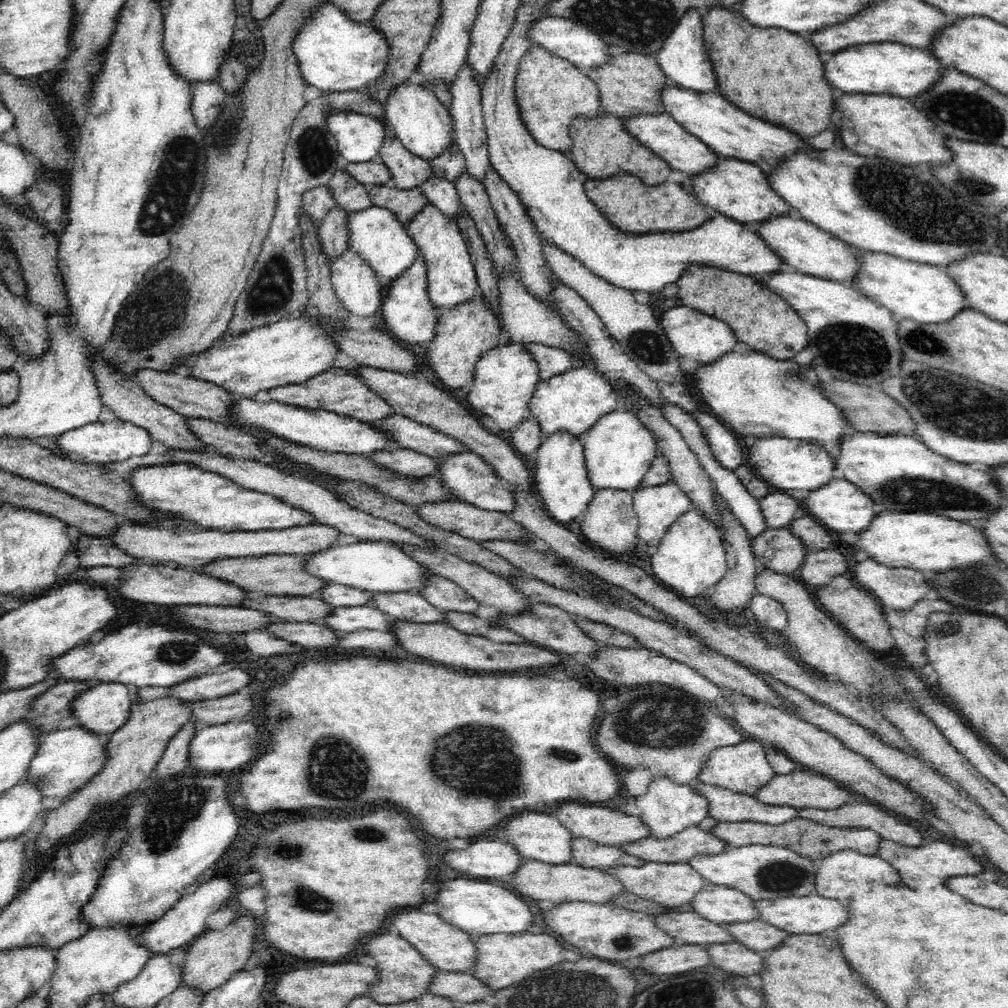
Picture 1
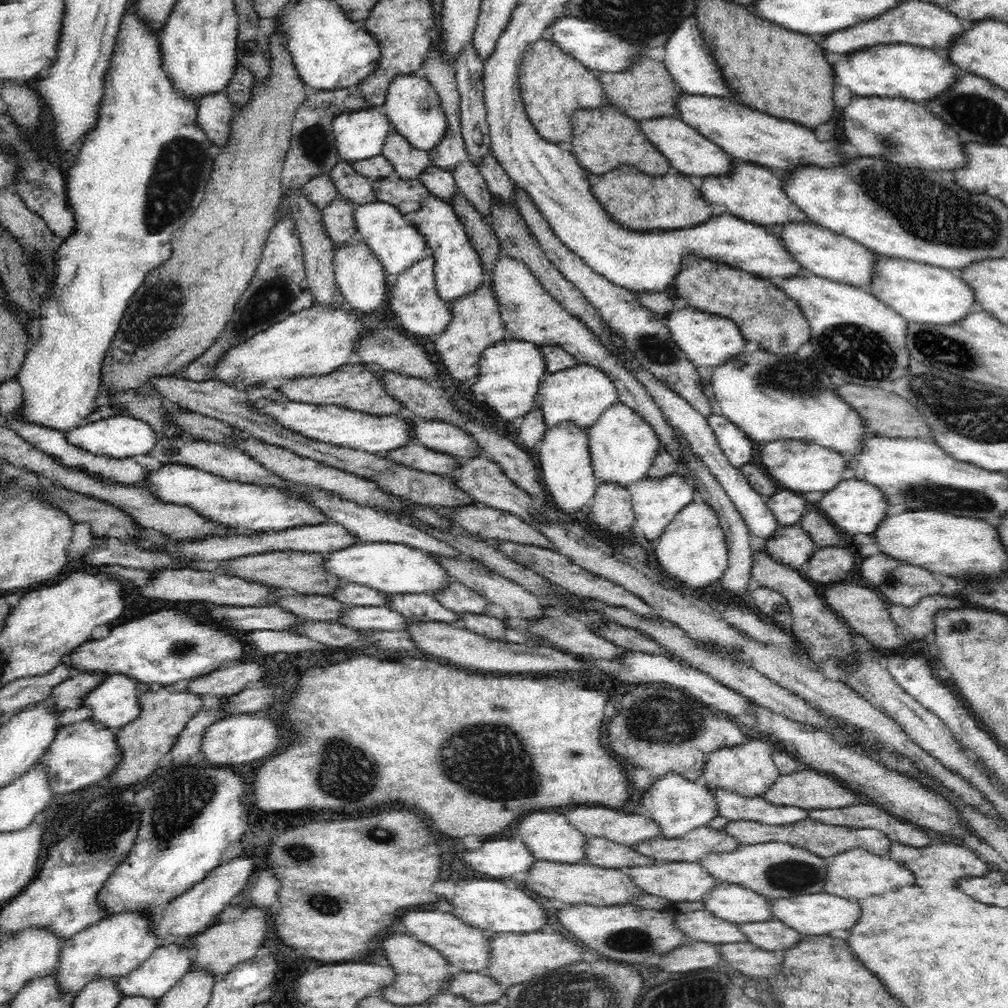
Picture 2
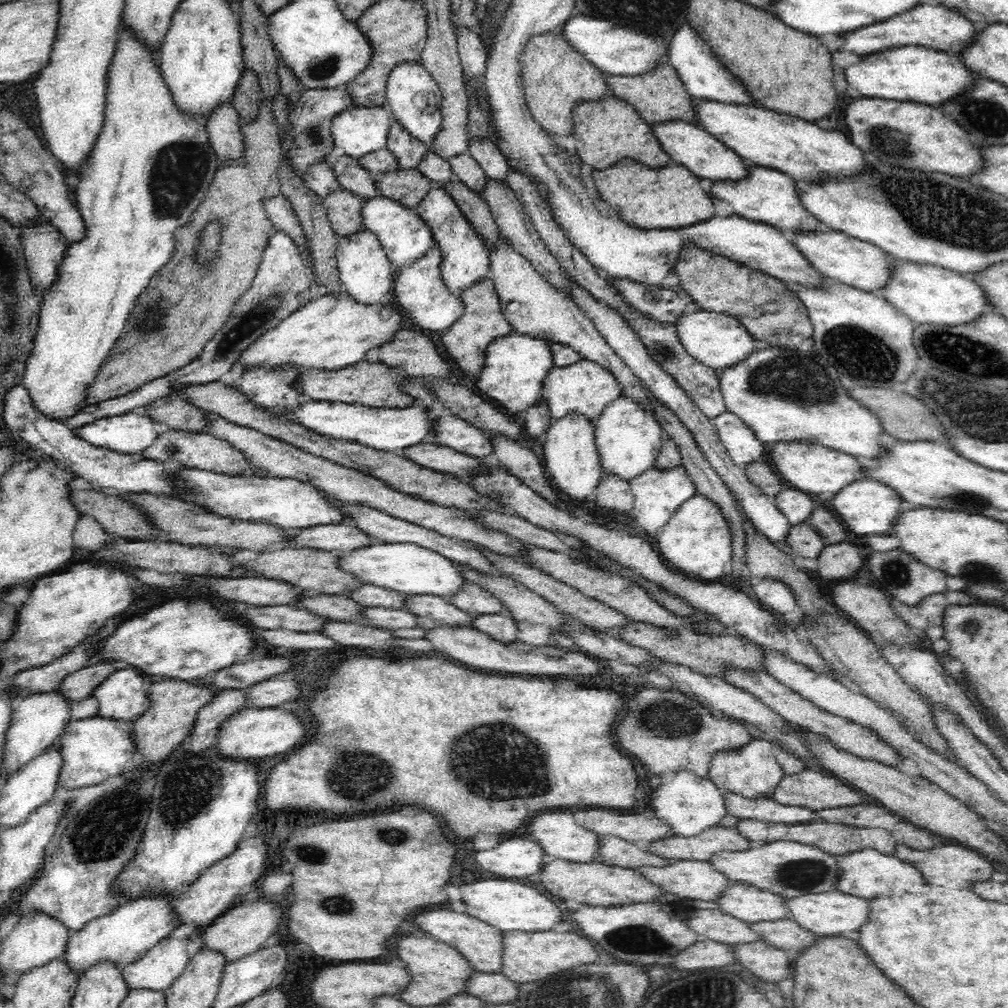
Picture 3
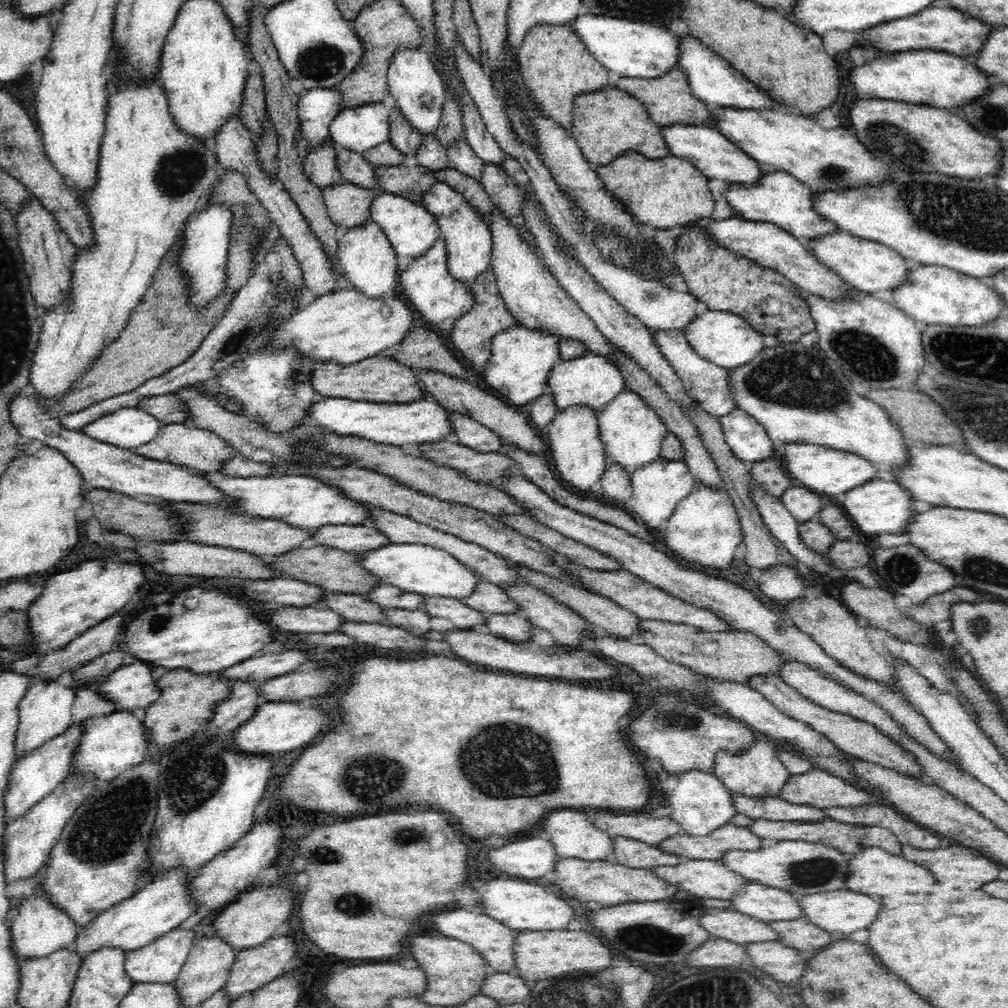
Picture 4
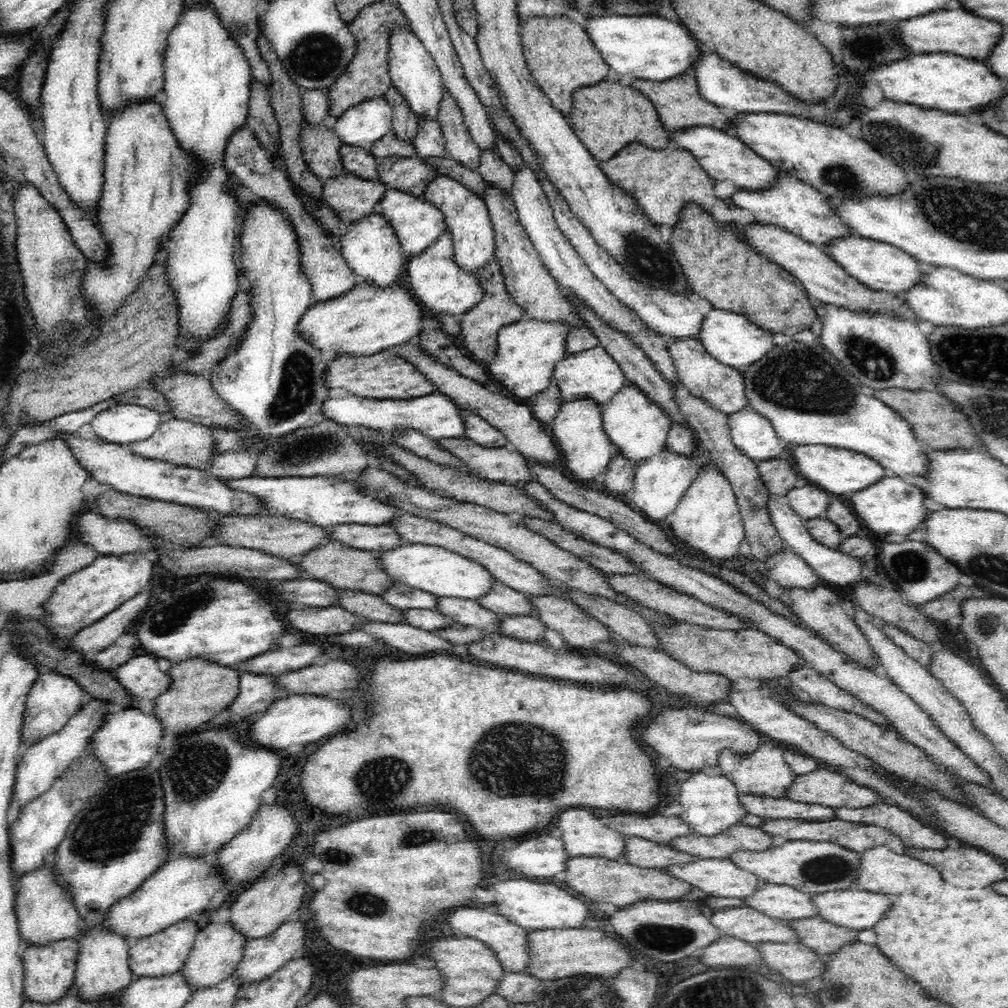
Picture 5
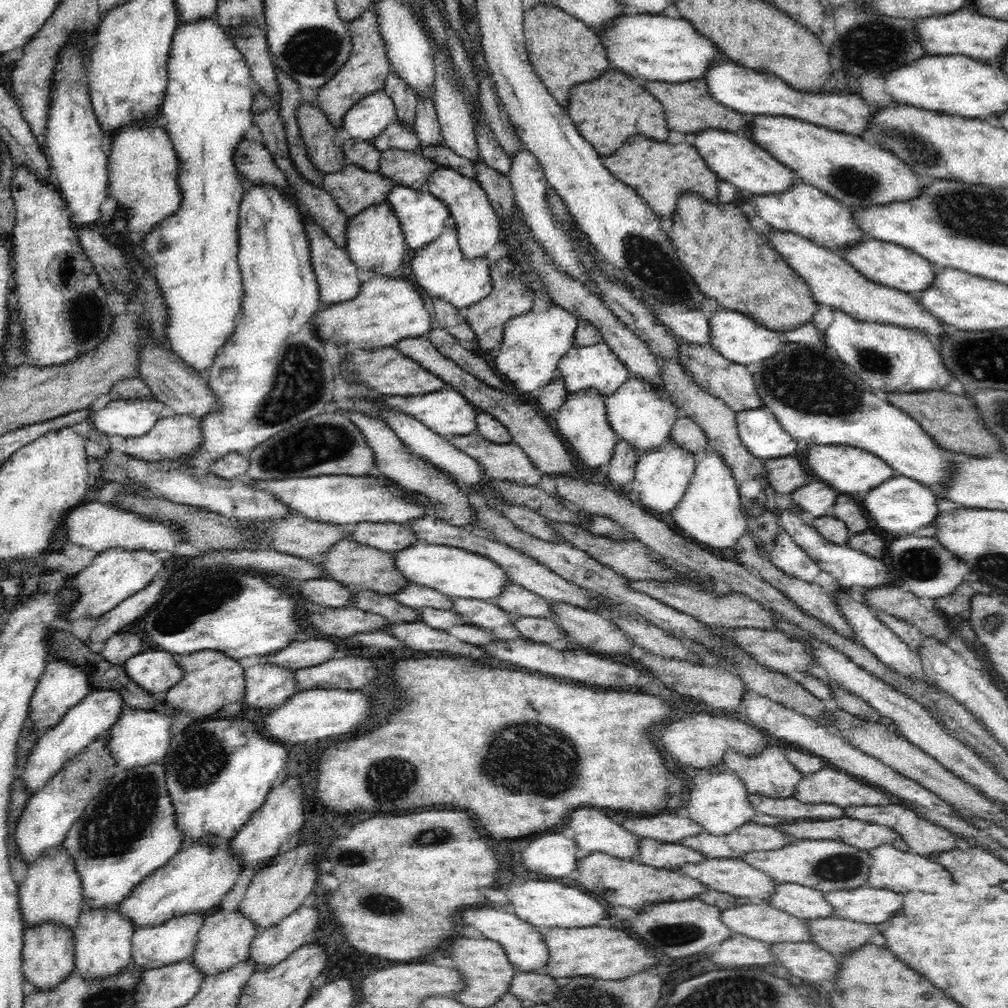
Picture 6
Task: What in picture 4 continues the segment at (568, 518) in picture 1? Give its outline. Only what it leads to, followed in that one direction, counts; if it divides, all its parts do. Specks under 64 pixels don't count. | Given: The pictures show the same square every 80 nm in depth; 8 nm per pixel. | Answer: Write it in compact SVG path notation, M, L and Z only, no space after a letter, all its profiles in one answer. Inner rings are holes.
M572 404L556 413L554 420L545 429L554 472L565 486L584 494L596 490L607 468L606 449L601 441L597 414L585 404Z

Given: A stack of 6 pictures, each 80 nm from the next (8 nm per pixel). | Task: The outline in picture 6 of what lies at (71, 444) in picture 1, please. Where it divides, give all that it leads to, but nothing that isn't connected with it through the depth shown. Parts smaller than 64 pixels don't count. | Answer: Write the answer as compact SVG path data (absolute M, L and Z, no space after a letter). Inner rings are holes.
M156 397L112 400L105 408L92 412L91 420L95 429L106 436L144 436L162 418L164 408Z

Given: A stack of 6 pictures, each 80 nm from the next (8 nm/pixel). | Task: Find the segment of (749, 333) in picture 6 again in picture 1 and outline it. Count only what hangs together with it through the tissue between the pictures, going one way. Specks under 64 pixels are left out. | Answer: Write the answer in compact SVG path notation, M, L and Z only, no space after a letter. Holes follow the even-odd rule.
M682 304L666 310L662 314L660 325L676 354L692 358L702 366L709 366L722 355L729 354L737 343L737 334L734 334L734 330L730 329L726 321Z

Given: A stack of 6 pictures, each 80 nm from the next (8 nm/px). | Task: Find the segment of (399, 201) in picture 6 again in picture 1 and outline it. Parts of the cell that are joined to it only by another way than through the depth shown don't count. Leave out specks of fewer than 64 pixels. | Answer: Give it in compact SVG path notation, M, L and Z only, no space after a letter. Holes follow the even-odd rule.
M372 205L371 208L348 214L348 235L349 248L361 254L384 282L398 278L421 256L421 249L407 230L407 225L394 217L393 210L385 206Z

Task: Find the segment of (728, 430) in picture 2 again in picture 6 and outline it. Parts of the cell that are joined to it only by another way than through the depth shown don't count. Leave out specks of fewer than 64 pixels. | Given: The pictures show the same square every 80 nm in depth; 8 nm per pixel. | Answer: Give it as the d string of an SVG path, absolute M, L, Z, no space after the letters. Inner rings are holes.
M768 408L737 412L737 431L742 444L752 456L762 459L794 456L802 446L782 428L773 412Z

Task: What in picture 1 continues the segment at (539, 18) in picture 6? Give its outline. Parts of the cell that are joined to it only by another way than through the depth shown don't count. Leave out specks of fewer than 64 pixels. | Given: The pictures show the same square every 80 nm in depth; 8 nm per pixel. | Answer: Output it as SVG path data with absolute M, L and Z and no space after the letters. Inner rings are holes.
M532 45L522 57L514 83L521 119L530 136L544 148L568 154L573 144L570 121L576 116L594 117L601 106L599 90L593 79L577 65L558 57L544 45Z

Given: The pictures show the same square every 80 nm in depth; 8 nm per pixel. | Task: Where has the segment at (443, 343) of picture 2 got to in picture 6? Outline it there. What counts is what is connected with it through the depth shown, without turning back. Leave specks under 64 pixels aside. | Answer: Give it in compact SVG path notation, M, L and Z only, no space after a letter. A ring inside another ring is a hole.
M506 256L496 260L493 267L490 268L490 276L492 276L493 281L490 294L465 309L468 325L470 325L472 333L476 335L476 341L478 341L475 350L478 350L482 356L490 358L494 353L497 353L502 340L504 340L504 328L510 318L520 316L532 308L533 288L529 288L529 281L525 280L525 276L521 276L521 274L522 270L518 269L518 265L514 263L514 258Z

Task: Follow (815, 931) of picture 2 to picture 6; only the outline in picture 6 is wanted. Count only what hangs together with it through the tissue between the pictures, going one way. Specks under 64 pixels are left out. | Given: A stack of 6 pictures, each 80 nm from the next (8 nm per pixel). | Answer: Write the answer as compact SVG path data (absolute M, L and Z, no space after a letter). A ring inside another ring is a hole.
M870 886L835 890L826 893L825 899L834 909L834 917L878 926L892 919L896 911L904 904L902 893Z

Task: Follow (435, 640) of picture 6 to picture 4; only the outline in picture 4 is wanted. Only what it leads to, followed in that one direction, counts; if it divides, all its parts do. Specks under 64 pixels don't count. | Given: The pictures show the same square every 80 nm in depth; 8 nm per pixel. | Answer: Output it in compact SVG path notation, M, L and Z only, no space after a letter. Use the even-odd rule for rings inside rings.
M346 621L338 627L337 632L350 636L358 644L372 644L378 648L403 648L408 652L426 650L422 647L424 636L397 626Z

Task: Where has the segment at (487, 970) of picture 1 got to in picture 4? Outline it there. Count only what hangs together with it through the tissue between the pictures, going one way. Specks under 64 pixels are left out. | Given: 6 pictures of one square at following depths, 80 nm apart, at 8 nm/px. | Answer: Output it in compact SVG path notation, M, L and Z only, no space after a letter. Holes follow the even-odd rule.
M540 930L540 931L518 931L516 943L516 968L514 974L522 977L526 984L533 984L547 978L559 977L572 971L596 972L610 966L610 960L614 956L612 948L600 940L598 936L587 931L570 930Z

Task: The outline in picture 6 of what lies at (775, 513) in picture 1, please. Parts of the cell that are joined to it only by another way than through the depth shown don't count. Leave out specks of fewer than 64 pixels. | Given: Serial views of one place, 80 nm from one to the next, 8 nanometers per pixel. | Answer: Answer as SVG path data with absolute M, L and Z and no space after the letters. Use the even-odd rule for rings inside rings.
M820 480L802 485L790 493L793 502L815 517L823 517L831 513L838 492L830 488L829 484Z

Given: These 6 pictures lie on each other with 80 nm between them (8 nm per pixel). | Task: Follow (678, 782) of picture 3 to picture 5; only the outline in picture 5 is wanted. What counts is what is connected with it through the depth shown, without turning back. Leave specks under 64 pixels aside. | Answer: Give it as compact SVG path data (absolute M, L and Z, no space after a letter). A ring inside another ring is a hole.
M693 771L691 776L682 784L678 791L676 802L682 806L682 814L678 816L684 820L694 834L700 836L716 836L730 827L740 824L740 820L748 813L740 801L740 791L733 783L732 777L714 775L708 776L701 771Z

